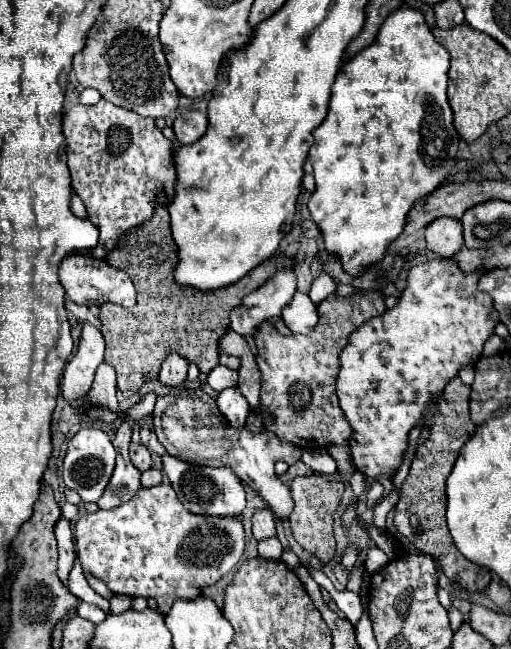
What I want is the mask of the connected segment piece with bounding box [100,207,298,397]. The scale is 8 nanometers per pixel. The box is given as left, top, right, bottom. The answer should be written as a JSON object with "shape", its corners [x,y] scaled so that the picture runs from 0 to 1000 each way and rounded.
{"shape":[[[305,319],[301,334],[286,341],[278,353],[239,365],[231,381],[207,396],[215,408],[239,411],[254,424],[270,451],[270,467],[258,476],[231,476],[231,470],[196,473],[200,516],[207,522],[204,556],[227,569],[231,599],[247,612],[270,606],[282,587],[309,581],[317,556],[337,541],[352,544],[372,559],[384,559],[395,575],[411,575],[427,562],[427,525],[446,510],[450,479],[474,467],[474,458],[521,436],[544,414],[575,414],[583,408],[575,396],[544,390],[446,442],[391,448],[376,442],[352,442],[344,436],[344,396],[348,381],[337,368],[325,319]]]}

